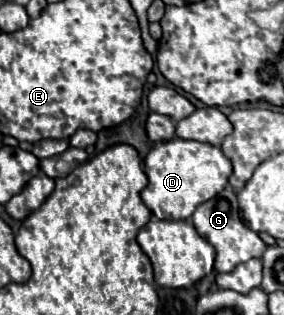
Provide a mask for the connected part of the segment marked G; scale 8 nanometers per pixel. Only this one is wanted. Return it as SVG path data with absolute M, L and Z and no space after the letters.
M231 186L223 188L215 198L197 206L191 220L197 232L215 248L215 270L217 272L231 272L237 264L247 262L249 258L259 258L267 248L265 242L259 238L259 234L249 230L243 224L239 216L239 208L237 208L237 196Z

